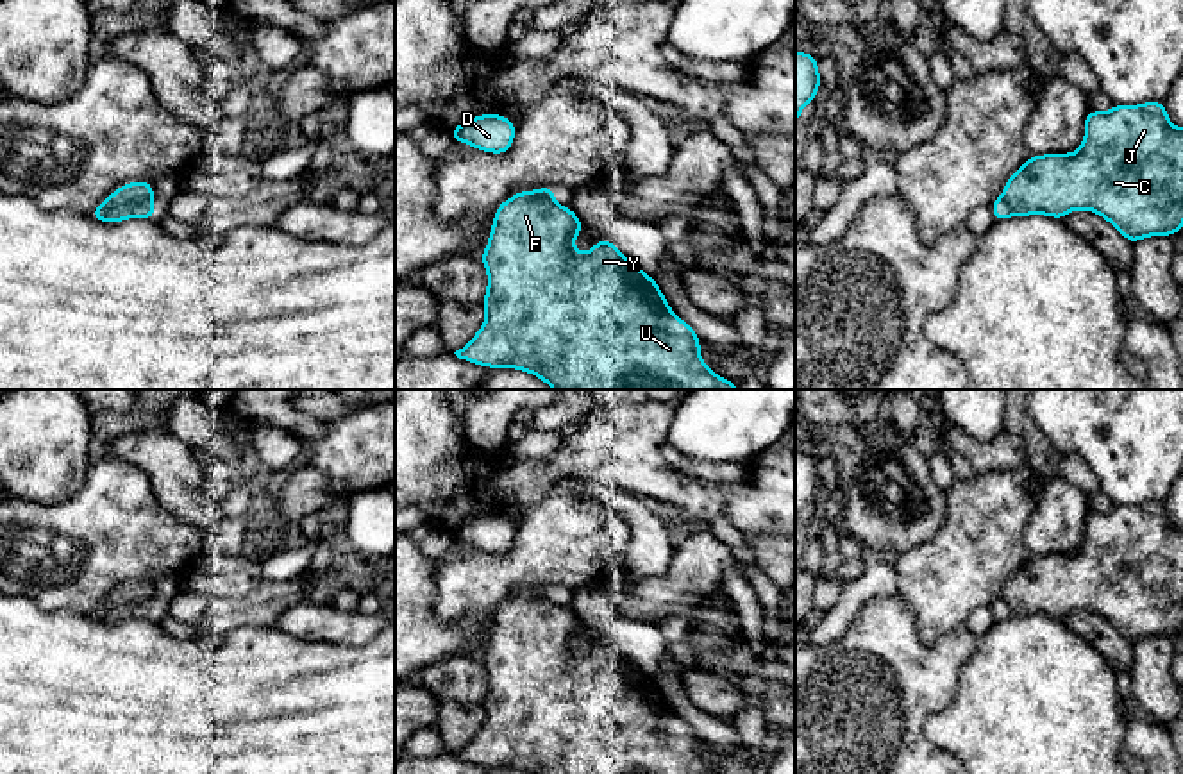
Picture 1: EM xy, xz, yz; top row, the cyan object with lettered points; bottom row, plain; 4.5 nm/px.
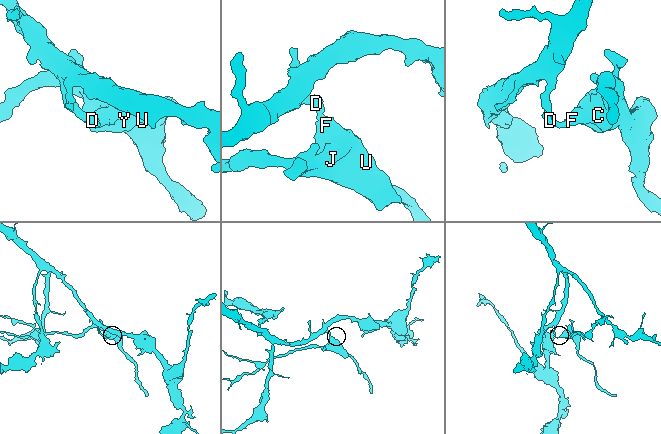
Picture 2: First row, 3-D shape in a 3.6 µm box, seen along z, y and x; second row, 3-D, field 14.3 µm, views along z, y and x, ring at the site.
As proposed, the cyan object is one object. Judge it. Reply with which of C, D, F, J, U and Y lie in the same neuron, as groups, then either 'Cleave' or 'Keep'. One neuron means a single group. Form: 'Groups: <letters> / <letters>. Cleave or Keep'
Groups: C F J U Y / D. Cleave

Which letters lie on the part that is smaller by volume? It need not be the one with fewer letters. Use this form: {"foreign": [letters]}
{"foreign": ["C", "F", "J", "U", "Y"]}

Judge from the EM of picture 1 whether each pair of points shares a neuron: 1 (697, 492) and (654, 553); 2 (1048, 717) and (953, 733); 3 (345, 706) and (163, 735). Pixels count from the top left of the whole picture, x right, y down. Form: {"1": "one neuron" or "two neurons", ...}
{"1": "two neurons", "2": "one neuron", "3": "one neuron"}

